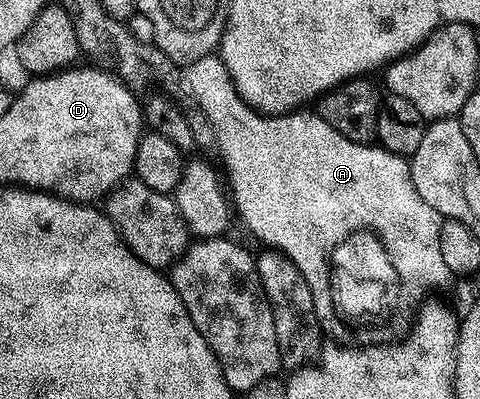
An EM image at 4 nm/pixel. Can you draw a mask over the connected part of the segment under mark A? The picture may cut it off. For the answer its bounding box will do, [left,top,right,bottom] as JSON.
[181,54,452,346]

